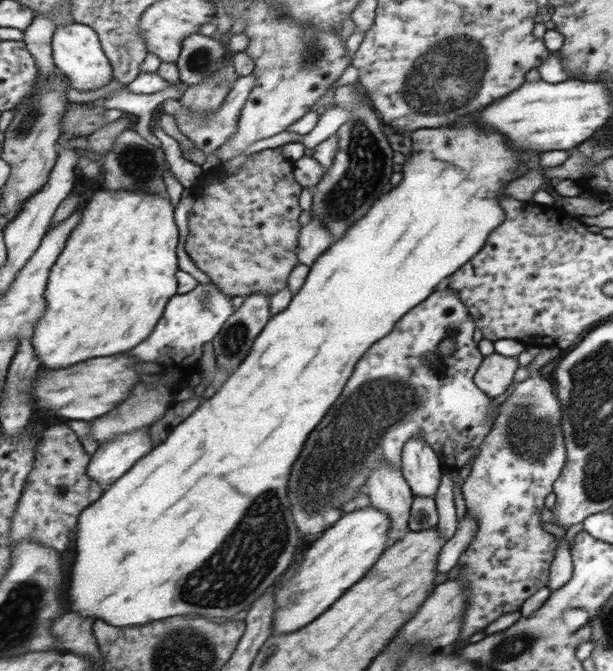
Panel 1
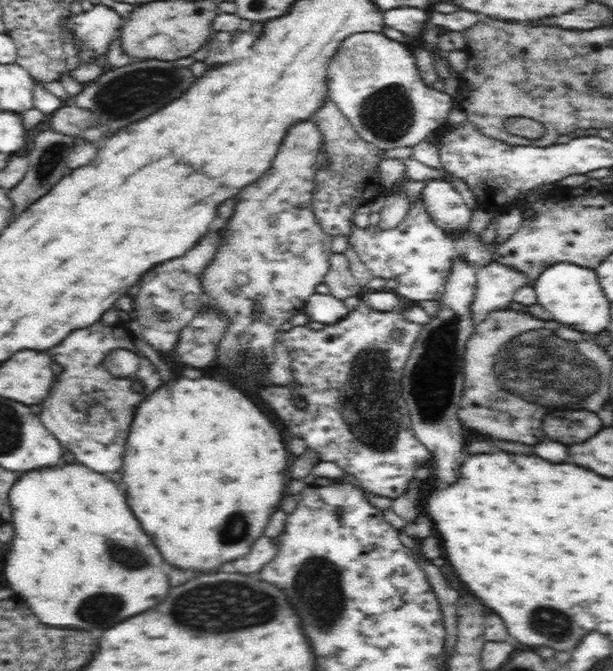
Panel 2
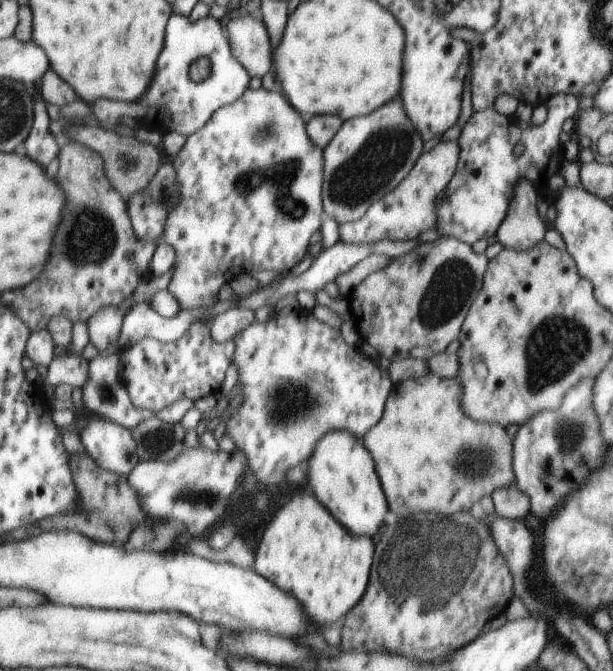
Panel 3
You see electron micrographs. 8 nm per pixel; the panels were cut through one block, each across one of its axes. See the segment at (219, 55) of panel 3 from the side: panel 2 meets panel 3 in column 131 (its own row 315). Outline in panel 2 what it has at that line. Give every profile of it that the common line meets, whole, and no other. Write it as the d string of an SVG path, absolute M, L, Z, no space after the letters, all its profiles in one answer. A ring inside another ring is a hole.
M126 292L116 304L109 308L104 316L93 324L92 328L74 330L62 344L50 349L50 356L54 362L63 366L64 372L54 386L50 398L42 402L43 425L50 434L58 438L59 443L79 464L98 474L120 472L122 458L124 458L124 440L128 434L128 426L136 412L136 404L156 386L160 386L160 376L151 362L144 357L144 352L138 350L130 335L130 321L136 318L133 308L133 297ZM86 342L86 346L84 346ZM112 349L130 350L141 356L141 370L139 375L130 379L114 378L104 366L108 360L108 353ZM104 404L112 404L114 410L108 410ZM116 420L116 422L114 422Z

